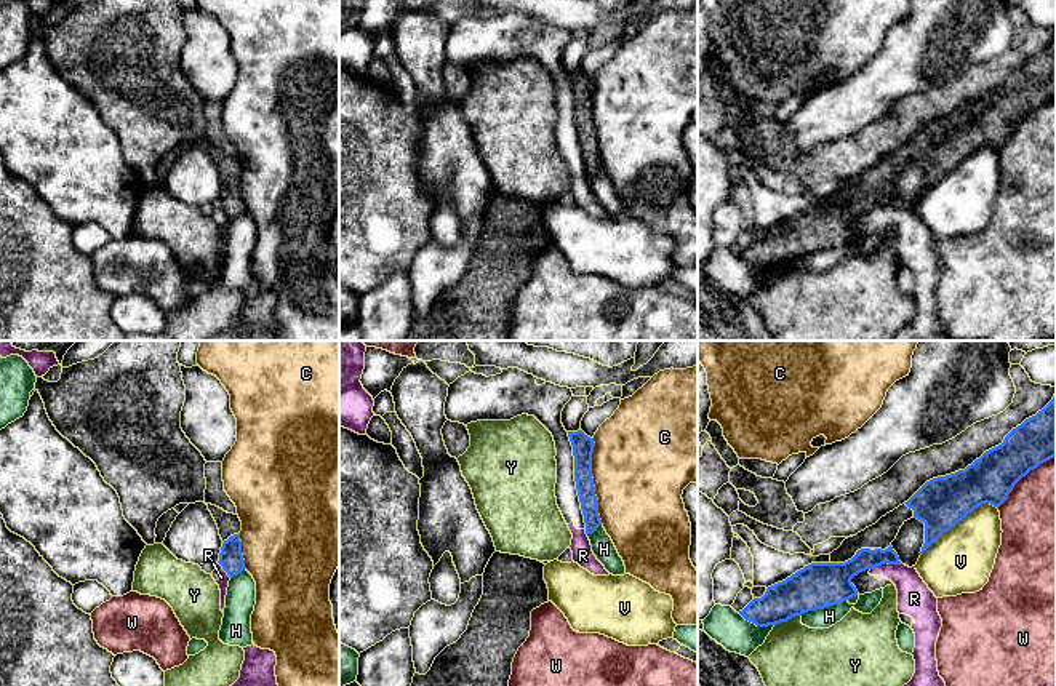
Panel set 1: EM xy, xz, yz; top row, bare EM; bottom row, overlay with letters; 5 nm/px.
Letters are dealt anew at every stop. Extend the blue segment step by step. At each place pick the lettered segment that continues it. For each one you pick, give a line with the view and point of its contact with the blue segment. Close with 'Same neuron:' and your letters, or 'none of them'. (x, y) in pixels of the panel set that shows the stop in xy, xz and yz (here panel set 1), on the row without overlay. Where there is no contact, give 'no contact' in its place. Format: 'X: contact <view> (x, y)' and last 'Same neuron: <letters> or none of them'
Same neuron: none of them

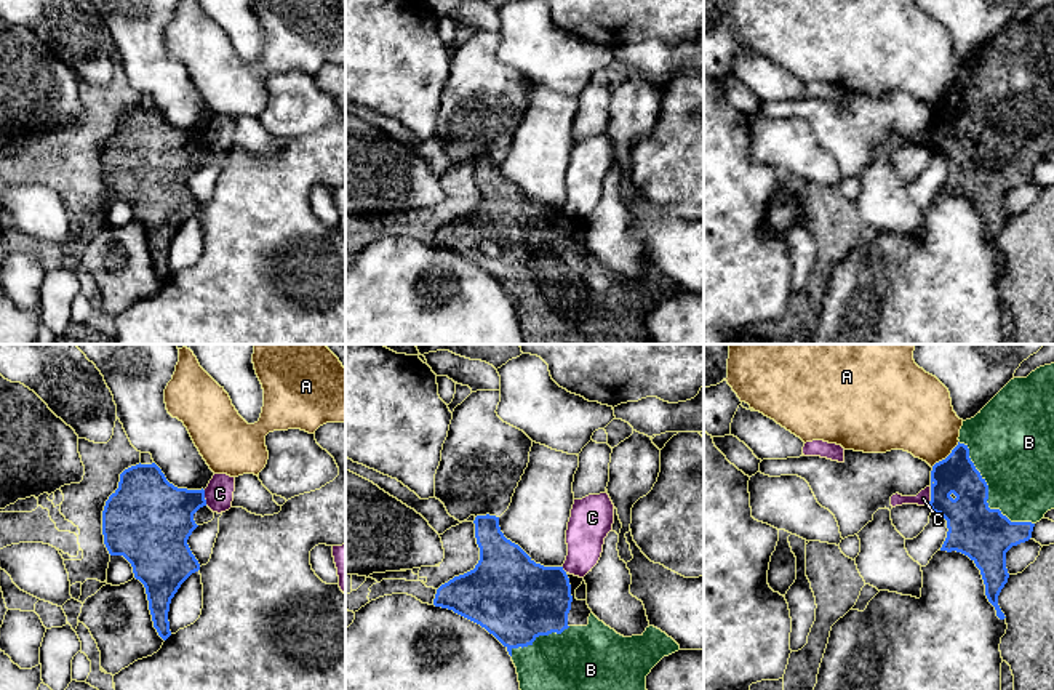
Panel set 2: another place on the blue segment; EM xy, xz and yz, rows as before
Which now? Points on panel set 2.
B: contact yz (987, 136)
Same neuron: B

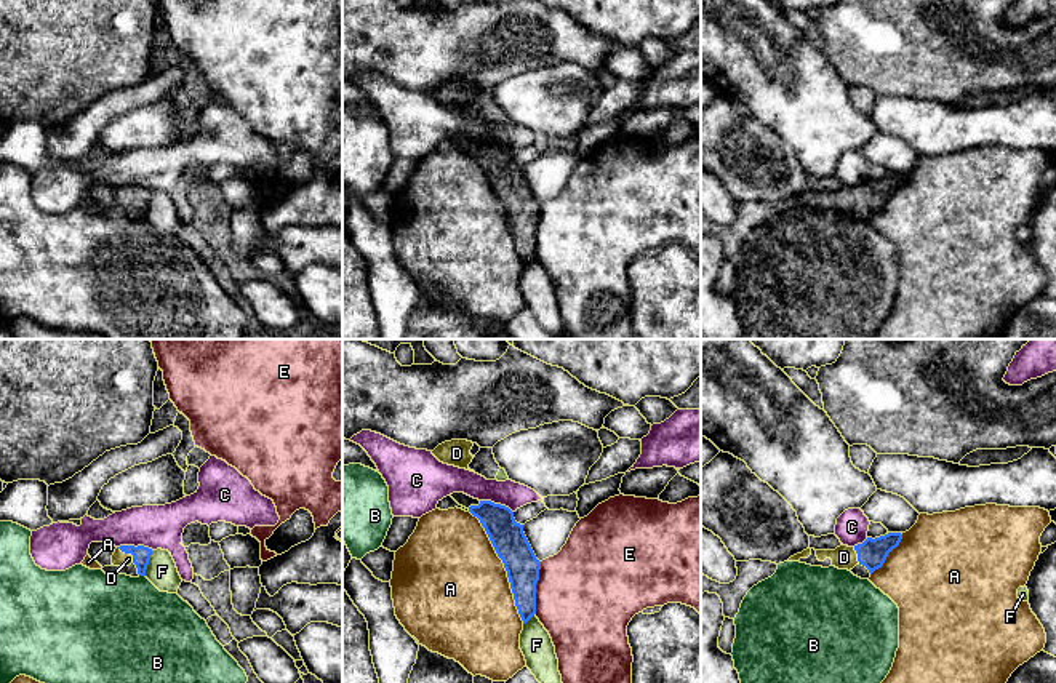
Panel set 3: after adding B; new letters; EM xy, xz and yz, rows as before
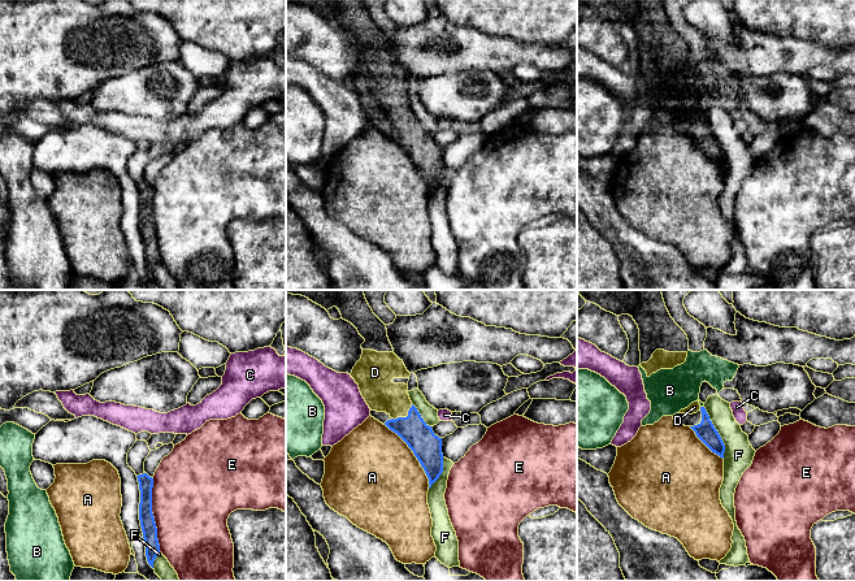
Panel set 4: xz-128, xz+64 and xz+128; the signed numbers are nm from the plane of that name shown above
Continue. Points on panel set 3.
D: contact xy (128, 194)
Same neuron: D

